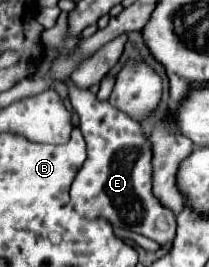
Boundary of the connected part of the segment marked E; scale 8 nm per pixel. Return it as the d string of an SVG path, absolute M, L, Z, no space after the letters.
M71 77L65 79L65 85L87 141L87 161L71 185L73 207L83 213L83 217L103 217L111 225L145 235L159 245L173 241L177 229L175 213L165 209L161 201L153 197L153 149L151 141L143 133L143 127L111 107L109 101L99 103L91 91L77 87Z

